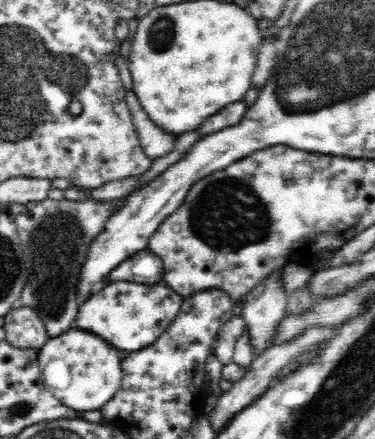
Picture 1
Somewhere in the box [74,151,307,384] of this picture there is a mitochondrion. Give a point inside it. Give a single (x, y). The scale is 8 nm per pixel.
(228, 208)

